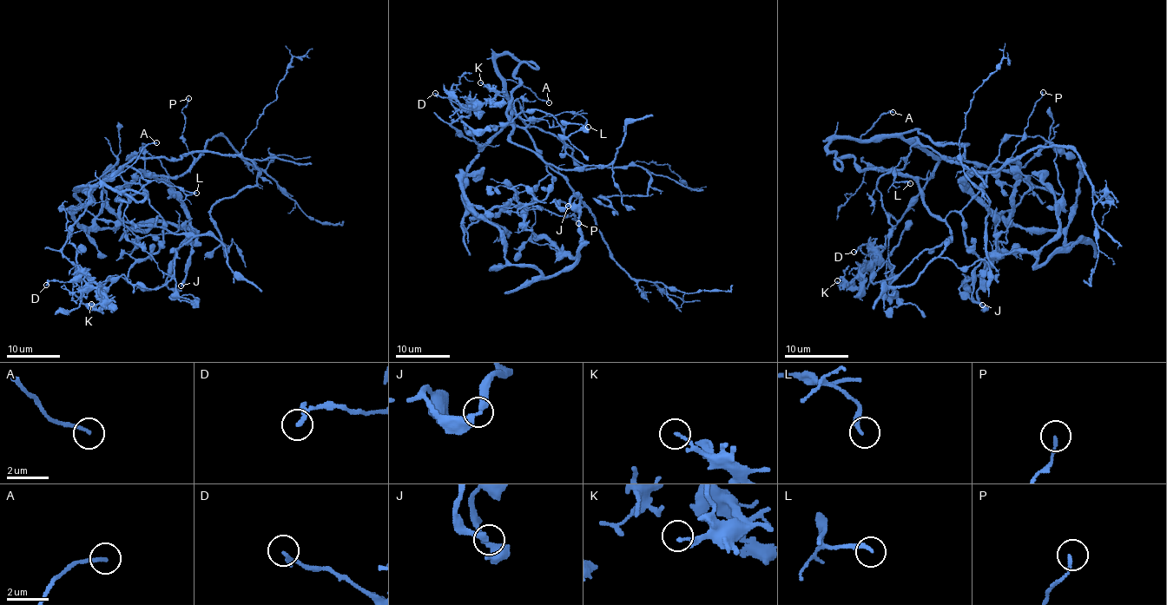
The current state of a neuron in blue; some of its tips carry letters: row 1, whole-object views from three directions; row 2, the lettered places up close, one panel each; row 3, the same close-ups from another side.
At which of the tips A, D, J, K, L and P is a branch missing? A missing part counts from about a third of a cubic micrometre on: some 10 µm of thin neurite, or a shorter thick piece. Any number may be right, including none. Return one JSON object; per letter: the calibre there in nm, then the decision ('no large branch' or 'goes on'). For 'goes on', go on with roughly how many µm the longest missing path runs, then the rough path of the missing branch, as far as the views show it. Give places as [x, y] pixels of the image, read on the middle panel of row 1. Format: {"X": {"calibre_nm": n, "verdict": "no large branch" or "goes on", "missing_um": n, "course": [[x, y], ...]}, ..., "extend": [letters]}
{"A": {"calibre_nm": 180, "verdict": "no large branch"}, "D": {"calibre_nm": 140, "verdict": "no large branch"}, "J": {"calibre_nm": 220, "verdict": "no large branch"}, "K": {"calibre_nm": 100, "verdict": "no large branch"}, "L": {"calibre_nm": 200, "verdict": "no large branch"}, "P": {"calibre_nm": 140, "verdict": "no large branch"}, "extend": []}

